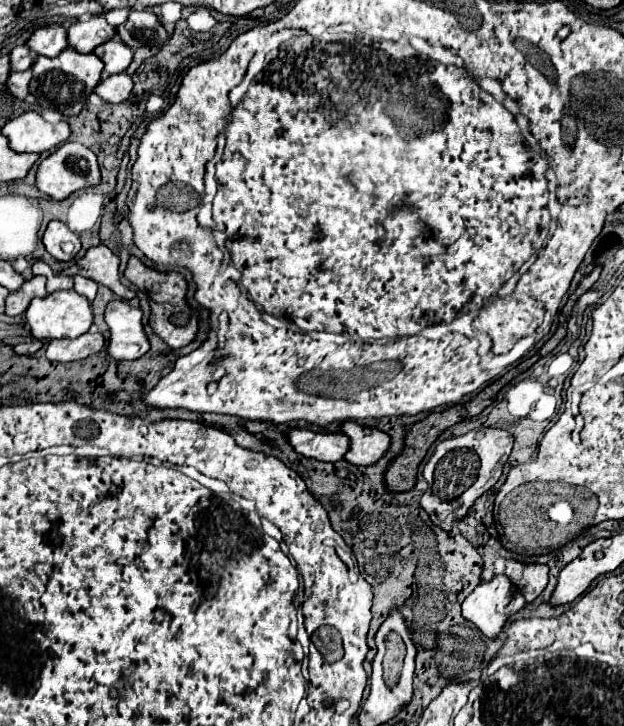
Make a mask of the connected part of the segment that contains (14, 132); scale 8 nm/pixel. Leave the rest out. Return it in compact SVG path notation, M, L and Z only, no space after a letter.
M25 112L9 120L1 128L3 136L9 138L11 148L17 152L47 152L57 144L65 142L71 134L67 122L49 124L37 112Z

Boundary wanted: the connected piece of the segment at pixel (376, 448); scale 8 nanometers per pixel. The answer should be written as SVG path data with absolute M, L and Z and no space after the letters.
M347 422L343 424L343 434L347 434L351 440L351 448L345 460L355 466L373 466L391 448L391 438L377 428L367 428L355 422Z

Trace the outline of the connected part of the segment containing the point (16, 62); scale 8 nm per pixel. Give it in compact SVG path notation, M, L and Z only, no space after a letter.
M15 46L9 56L11 56L11 70L13 72L27 70L33 64L33 60L37 58L37 54L33 54L27 46Z

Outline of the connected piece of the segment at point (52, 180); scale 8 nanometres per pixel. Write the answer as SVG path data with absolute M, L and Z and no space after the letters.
M65 142L63 146L59 146L55 152L51 152L39 164L35 186L43 194L51 196L53 200L63 200L63 198L67 198L69 194L73 194L77 190L95 186L99 182L99 178L101 178L101 174L99 174L99 166L97 166L97 156L79 142Z

